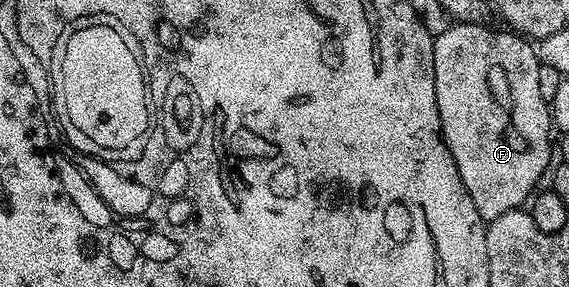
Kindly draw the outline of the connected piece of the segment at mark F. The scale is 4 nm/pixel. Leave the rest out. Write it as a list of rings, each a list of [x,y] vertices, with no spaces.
[[[455,22],[434,36],[434,72],[442,135],[456,161],[456,169],[460,169],[464,189],[476,201],[480,217],[489,221],[500,217],[500,213],[519,210],[535,194],[546,166],[547,171],[551,166],[552,120],[549,102],[540,93],[537,72],[540,64],[535,44],[513,30],[493,31],[486,26],[485,22]]]

